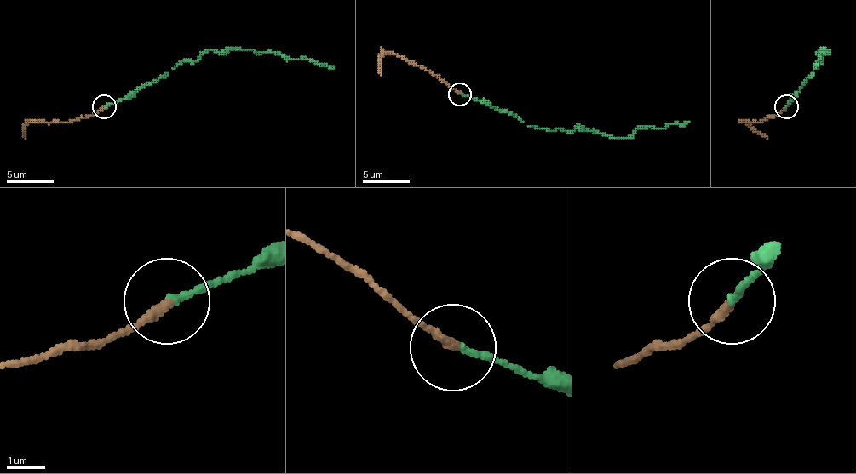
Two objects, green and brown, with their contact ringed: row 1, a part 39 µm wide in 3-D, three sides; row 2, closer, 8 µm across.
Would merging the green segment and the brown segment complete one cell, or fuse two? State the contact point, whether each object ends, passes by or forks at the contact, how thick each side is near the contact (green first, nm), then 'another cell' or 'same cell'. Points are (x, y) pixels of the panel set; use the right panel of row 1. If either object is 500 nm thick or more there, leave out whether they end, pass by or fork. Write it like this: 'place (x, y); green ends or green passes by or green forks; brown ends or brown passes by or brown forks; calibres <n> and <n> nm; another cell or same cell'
place (786, 106); green ends; brown ends; calibres 140 and 240 nm; another cell

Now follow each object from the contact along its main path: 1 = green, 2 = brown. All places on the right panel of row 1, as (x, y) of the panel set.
1: (785, 105), (823, 61), (823, 49), (821, 52), (830, 52), (821, 57), (813, 68)
2: (785, 105), (774, 117), (746, 122), (766, 139)

